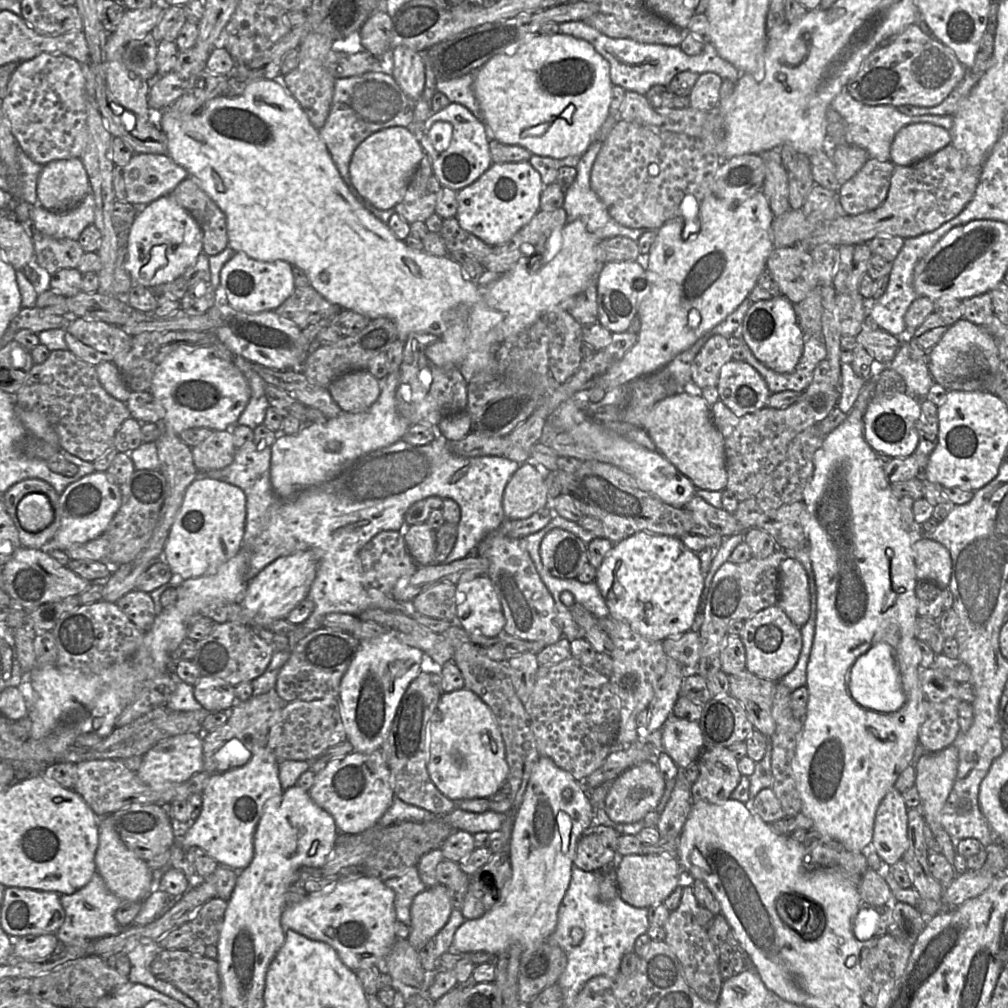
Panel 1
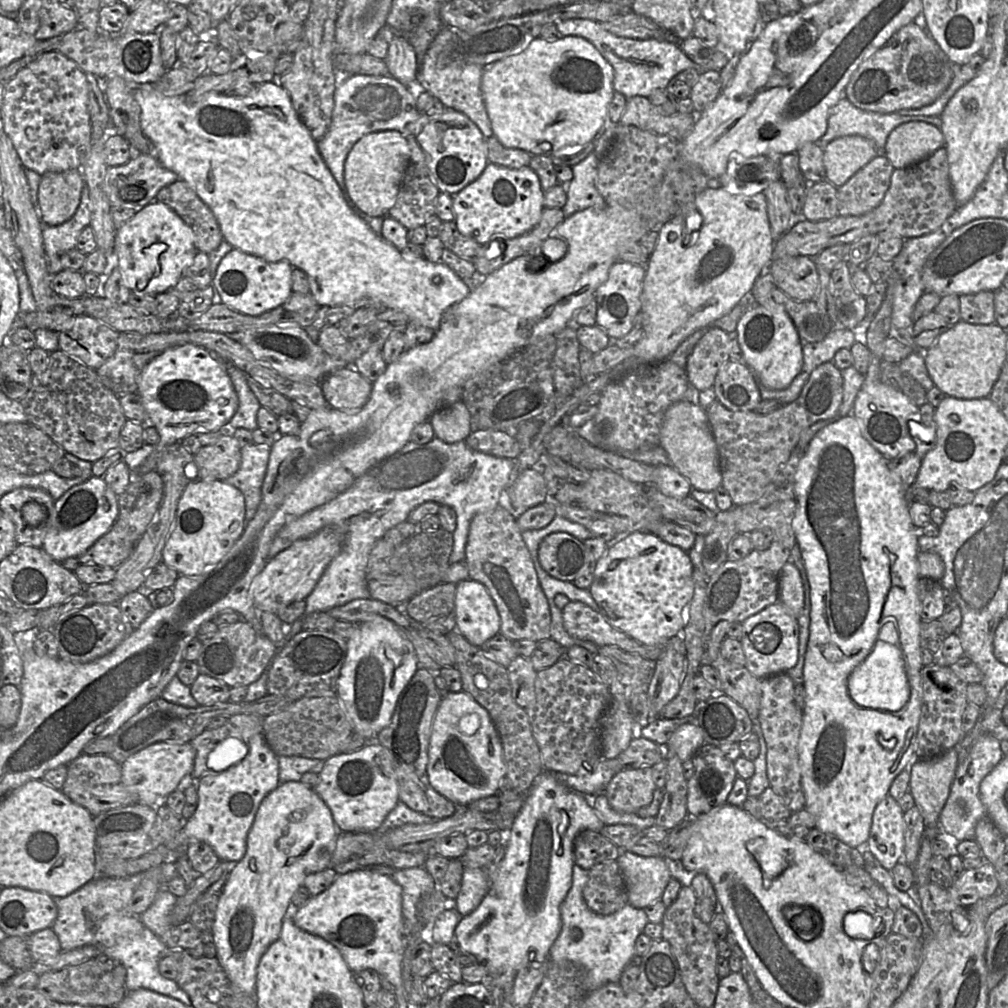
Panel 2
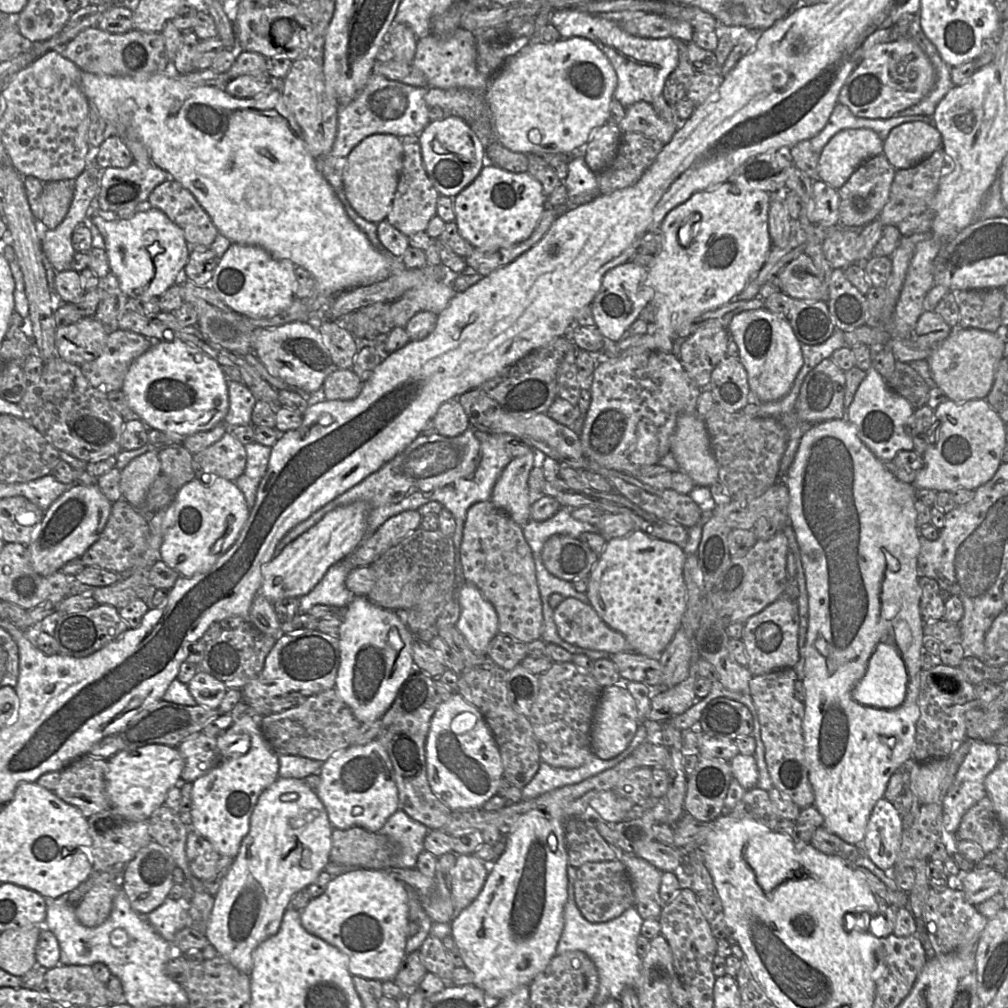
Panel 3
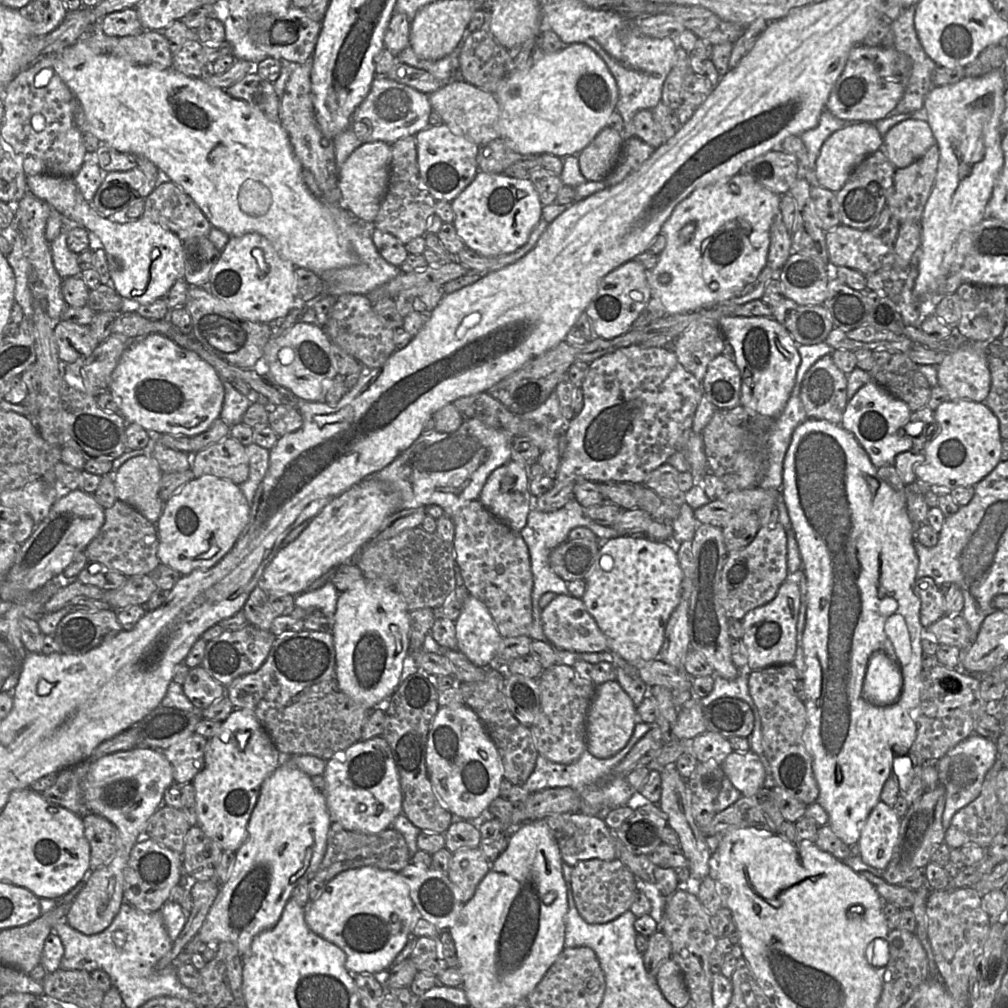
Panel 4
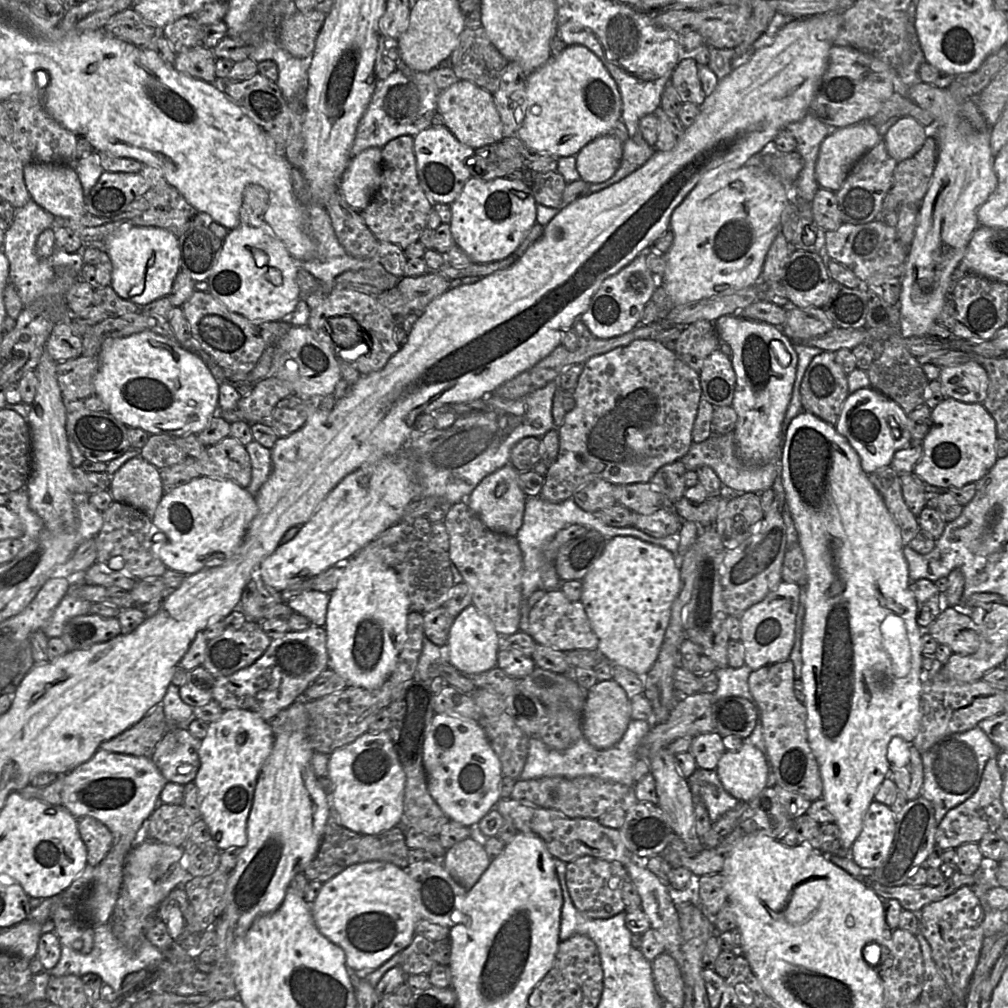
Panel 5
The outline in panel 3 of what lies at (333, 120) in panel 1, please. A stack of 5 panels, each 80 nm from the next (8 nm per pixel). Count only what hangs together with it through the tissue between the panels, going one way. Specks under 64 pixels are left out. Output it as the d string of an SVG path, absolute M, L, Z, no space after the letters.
M372 73L363 89L354 99L340 104L338 109L337 134L332 149L328 154L316 158L318 171L332 187L348 217L365 233L373 247L385 255L386 258L397 257L393 256L381 244L377 236L377 224L359 216L349 203L343 187L344 168L352 149L370 135L392 134L398 137L411 134L419 135L430 122L428 115L429 107L424 100L425 92L426 89L410 86Z

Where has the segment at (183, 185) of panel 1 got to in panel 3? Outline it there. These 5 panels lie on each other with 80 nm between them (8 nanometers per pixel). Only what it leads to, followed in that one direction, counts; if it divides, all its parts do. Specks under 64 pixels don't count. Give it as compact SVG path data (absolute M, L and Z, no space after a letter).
M174 179L155 187L147 201L183 230L190 246L210 247L219 234L195 196Z

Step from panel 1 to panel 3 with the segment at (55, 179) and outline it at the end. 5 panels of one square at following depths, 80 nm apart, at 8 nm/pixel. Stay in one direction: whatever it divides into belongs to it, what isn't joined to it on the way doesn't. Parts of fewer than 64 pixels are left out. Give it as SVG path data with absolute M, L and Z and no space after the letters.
M75 180L46 182L41 202L44 209L42 222L48 230L58 227L67 215L74 196Z

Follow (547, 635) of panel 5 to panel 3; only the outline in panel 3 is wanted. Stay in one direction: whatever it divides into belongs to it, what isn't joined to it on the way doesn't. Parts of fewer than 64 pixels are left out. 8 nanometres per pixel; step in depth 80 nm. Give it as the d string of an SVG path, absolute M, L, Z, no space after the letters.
M567 597L554 609L553 619L559 636L572 645L605 651L610 655L630 651L630 646L625 637L620 632L610 628L589 603Z

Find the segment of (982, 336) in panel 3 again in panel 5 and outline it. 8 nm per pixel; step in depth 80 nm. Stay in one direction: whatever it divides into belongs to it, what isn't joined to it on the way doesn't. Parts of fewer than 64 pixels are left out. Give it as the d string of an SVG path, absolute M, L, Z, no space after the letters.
M975 361L941 368L939 380L945 396L965 403L983 403L988 395L988 373Z

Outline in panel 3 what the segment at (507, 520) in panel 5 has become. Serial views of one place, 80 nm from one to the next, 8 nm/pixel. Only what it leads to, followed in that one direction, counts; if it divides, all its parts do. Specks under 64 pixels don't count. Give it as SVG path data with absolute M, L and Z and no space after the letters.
M534 451L513 458L503 469L490 497L490 501L506 512L519 526L524 526L530 520L528 478L534 466Z

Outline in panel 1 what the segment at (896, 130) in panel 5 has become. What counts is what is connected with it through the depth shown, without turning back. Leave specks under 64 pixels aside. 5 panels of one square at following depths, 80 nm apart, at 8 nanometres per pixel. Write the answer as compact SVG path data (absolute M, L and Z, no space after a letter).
M931 123L911 124L900 129L891 145L891 162L911 166L952 142L951 133Z

